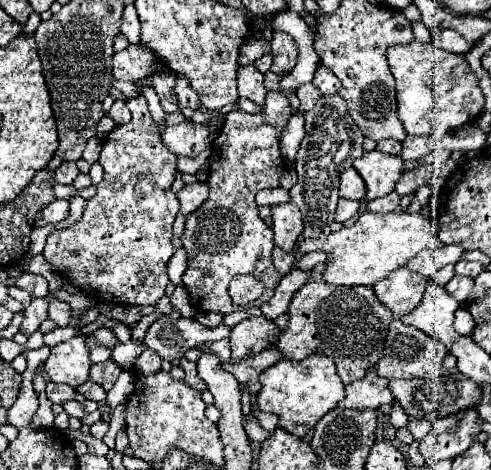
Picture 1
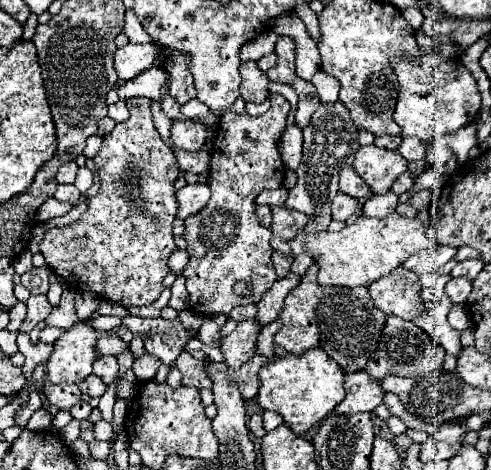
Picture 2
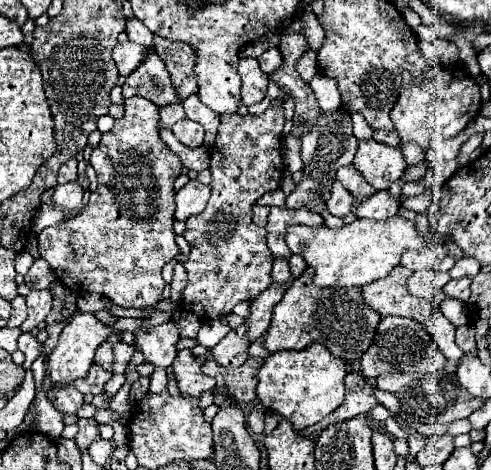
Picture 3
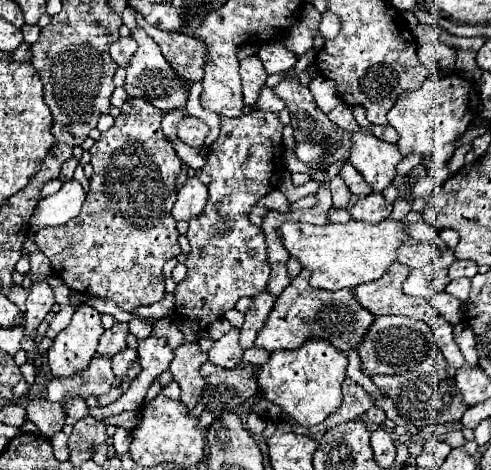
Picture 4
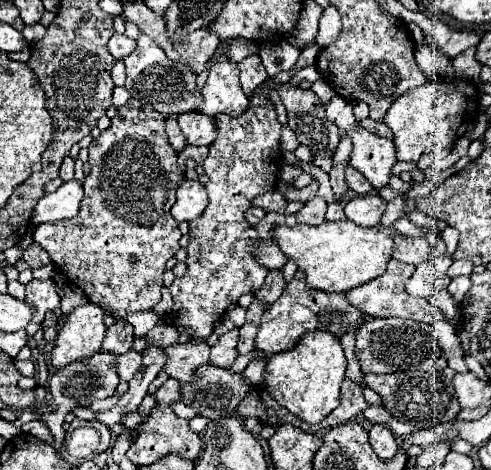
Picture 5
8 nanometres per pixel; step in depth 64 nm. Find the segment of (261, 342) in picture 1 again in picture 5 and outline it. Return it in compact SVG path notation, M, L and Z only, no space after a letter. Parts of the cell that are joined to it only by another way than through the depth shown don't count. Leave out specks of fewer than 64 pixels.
M236 328L222 334L210 350L210 364L220 366L220 368L230 368L238 356L236 342L238 342L238 330Z

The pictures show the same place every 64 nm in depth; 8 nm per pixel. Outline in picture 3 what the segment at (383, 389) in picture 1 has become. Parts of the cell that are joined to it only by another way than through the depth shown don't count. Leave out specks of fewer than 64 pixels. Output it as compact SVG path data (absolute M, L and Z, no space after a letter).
M348 374L346 376L346 398L344 398L344 402L332 414L328 414L320 424L316 424L312 428L306 428L302 434L310 436L310 434L314 434L318 430L322 432L330 424L344 422L344 420L350 420L350 418L354 418L358 414L370 412L376 404L378 404L378 400L372 394L372 382L368 382L360 374Z

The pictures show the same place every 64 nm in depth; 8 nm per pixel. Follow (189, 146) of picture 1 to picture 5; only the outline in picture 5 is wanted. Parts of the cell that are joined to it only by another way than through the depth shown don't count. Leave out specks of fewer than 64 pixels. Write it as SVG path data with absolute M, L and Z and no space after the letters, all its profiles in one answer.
M202 112L178 114L178 126L182 128L182 134L186 136L188 144L194 144L194 146L198 144L210 146L218 136L218 128L214 120Z

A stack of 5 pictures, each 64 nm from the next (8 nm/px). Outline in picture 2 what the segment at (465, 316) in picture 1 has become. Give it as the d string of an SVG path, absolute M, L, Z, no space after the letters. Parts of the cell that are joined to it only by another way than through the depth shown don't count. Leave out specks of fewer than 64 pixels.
M454 304L454 306L450 308L448 320L450 320L450 324L452 324L456 330L464 330L464 328L468 328L468 326L472 324L466 306L460 306L460 304Z

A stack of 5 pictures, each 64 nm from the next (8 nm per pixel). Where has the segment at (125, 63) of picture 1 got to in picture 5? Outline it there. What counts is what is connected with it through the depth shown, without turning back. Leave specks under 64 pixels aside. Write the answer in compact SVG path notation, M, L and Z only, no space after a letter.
M114 34L114 36L108 40L108 50L110 50L110 54L112 54L116 60L122 60L122 58L128 56L130 52L134 52L134 48L136 48L136 40L126 38L124 34Z

